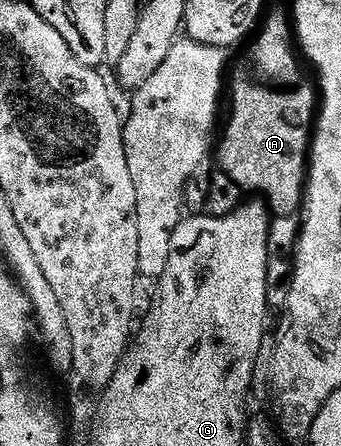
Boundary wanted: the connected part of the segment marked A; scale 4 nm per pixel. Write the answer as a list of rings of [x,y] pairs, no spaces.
[[[239,77],[239,85],[229,85],[231,114],[223,129],[223,138],[218,138],[218,168],[225,176],[240,186],[243,191],[253,189],[269,206],[275,217],[294,217],[304,208],[305,186],[309,176],[309,150],[313,140],[313,126],[317,120],[317,89],[299,89],[299,93],[267,93],[267,89],[255,89]]]

